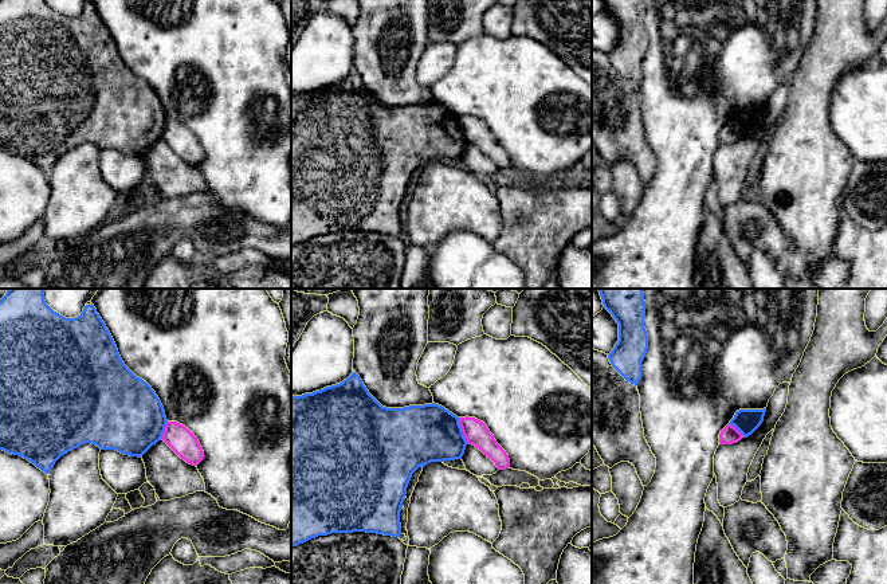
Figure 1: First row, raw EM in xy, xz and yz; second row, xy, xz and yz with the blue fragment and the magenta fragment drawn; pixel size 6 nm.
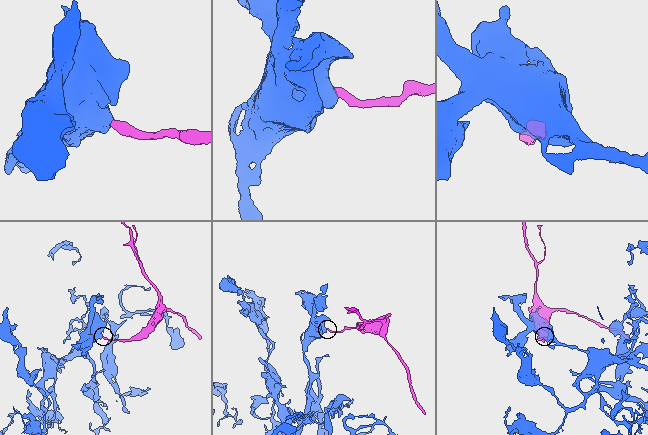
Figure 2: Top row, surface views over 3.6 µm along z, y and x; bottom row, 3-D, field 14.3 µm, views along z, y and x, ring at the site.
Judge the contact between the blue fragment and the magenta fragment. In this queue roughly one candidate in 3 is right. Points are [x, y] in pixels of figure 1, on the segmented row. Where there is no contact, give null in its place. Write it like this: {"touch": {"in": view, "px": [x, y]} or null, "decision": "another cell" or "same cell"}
{"touch": {"in": "xz", "px": [462, 431]}, "decision": "another cell"}

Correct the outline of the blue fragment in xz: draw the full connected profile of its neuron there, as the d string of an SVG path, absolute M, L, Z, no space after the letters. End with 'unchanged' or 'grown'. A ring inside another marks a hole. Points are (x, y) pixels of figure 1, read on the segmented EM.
M353 372L340 384L326 387L313 393L291 396L291 548L318 536L331 533L366 532L400 537L400 512L412 474L431 462L462 459L467 440L459 424L459 418L439 404L409 405L404 408L382 407L366 389L360 376Z; unchanged

